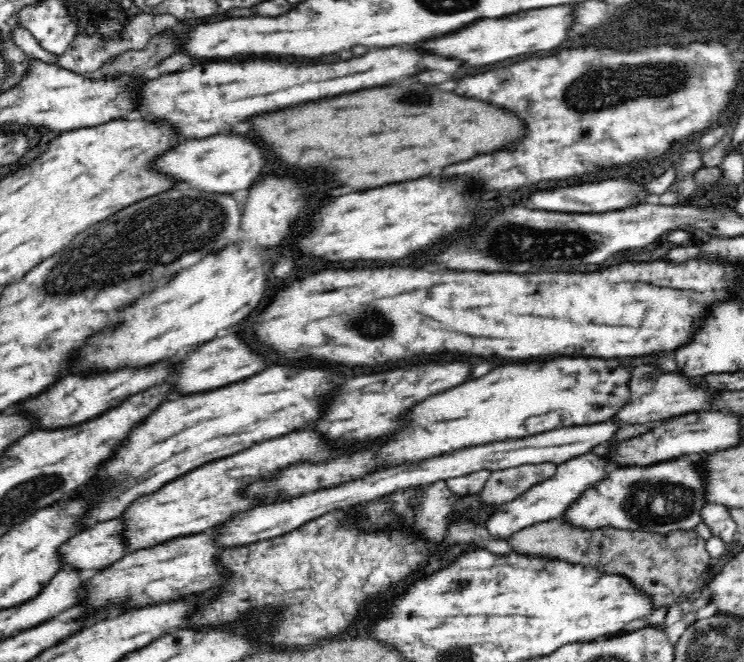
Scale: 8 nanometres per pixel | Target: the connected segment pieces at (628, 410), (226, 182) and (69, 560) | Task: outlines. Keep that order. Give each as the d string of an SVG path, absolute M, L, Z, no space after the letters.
M648 365L638 366L630 377L630 404L624 406L612 419L618 424L644 424L664 420L676 414L708 410L726 390L709 386L705 376L699 376L698 381L695 381L696 377L698 376L684 376L682 372L664 372Z
M222 134L204 140L186 140L184 144L176 146L174 150L166 152L160 160L156 160L154 166L158 168L158 172L164 172L180 182L188 182L198 190L230 194L236 190L248 190L252 182L258 178L264 164L266 154L258 142L250 140L248 136Z
M112 519L97 522L89 529L75 534L59 548L64 564L62 568L95 568L101 571L118 562L126 552L122 530L124 521Z

